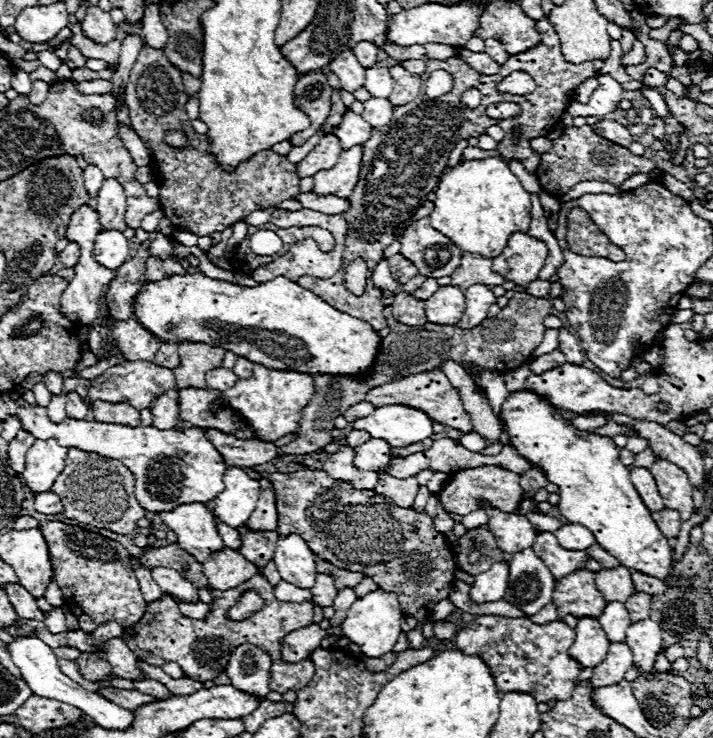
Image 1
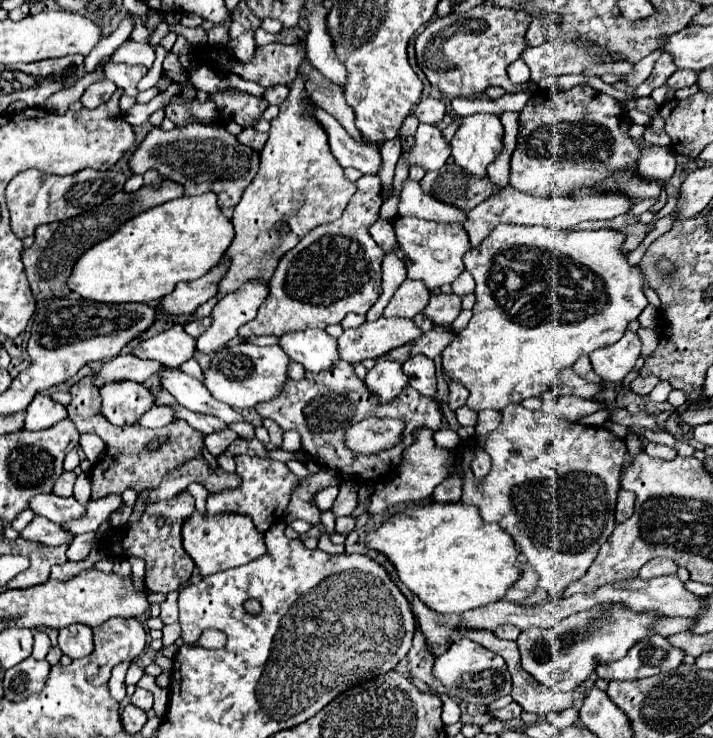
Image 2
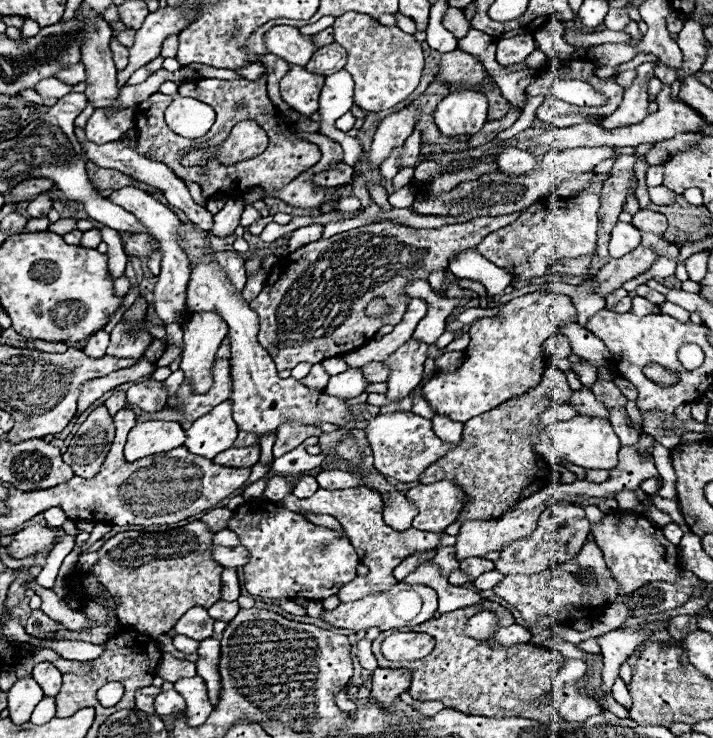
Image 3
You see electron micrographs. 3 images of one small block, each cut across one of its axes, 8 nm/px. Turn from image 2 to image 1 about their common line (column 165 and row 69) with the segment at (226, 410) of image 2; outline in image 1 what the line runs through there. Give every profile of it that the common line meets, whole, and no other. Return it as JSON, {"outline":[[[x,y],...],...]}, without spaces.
{"outline":[[[368,68],[364,88],[370,92],[372,98],[388,98],[392,92],[392,78],[388,68]]]}

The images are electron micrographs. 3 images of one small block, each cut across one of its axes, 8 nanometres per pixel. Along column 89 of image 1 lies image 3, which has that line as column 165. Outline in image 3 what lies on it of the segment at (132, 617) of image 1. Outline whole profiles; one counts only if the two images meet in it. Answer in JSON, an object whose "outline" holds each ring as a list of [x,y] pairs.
{"outline":[[[202,520],[166,532],[118,532],[98,550],[98,562],[92,566],[92,574],[114,596],[120,598],[120,606],[116,612],[118,620],[122,624],[130,624],[134,630],[146,636],[156,638],[160,634],[166,634],[174,626],[176,618],[180,618],[180,614],[188,612],[190,608],[208,608],[220,600],[220,574],[224,568],[212,558],[212,540],[214,534]]]}

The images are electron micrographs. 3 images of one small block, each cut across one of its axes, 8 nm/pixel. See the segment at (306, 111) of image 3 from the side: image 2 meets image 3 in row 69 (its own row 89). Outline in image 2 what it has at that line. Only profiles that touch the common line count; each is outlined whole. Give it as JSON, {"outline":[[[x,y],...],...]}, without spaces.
{"outline":[[[296,76],[290,84],[290,96],[280,106],[280,114],[270,122],[272,128],[260,152],[262,160],[256,180],[252,180],[240,204],[234,208],[232,224],[236,228],[236,238],[222,256],[222,260],[228,262],[228,272],[218,282],[218,300],[236,292],[248,280],[258,278],[270,282],[282,256],[310,230],[336,220],[356,192],[354,182],[346,180],[342,166],[336,164],[324,130],[314,124],[314,120],[306,118],[302,108],[304,100],[308,100],[304,80]]]}

